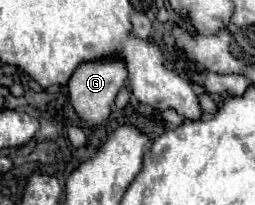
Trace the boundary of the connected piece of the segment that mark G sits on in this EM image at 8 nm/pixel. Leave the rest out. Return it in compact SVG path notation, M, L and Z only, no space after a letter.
M103 59L97 63L83 63L77 67L77 71L71 75L67 89L69 89L69 101L81 121L85 121L91 127L99 127L111 113L111 105L119 93L119 89L127 81L127 69L123 61L119 59Z

